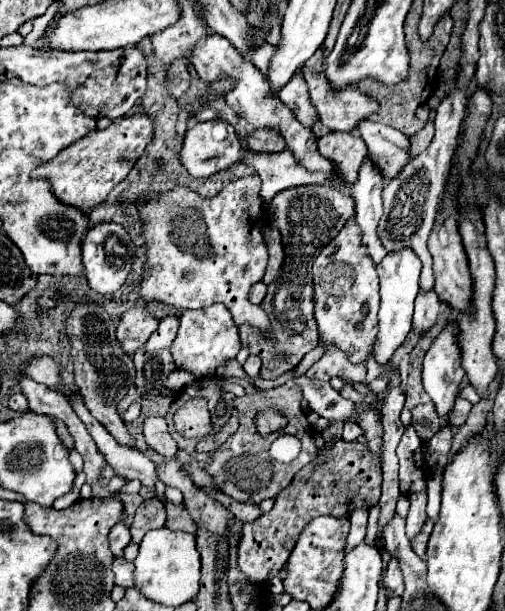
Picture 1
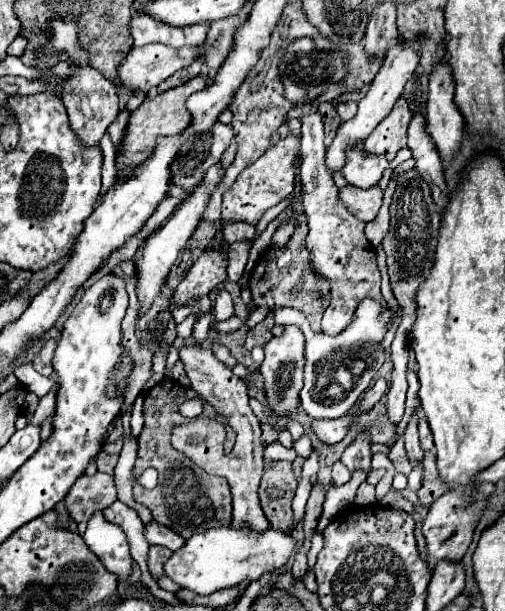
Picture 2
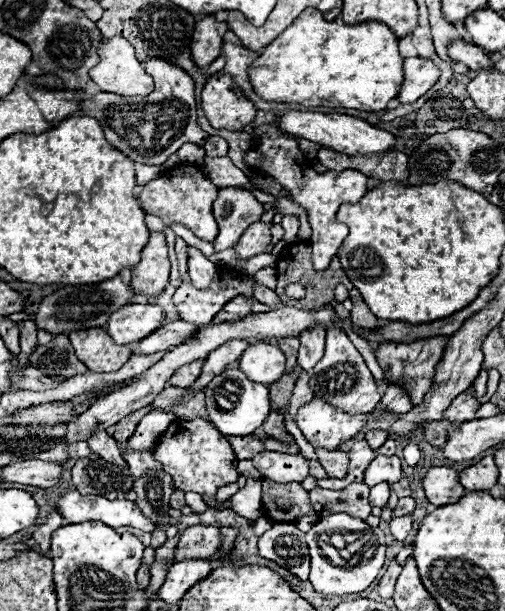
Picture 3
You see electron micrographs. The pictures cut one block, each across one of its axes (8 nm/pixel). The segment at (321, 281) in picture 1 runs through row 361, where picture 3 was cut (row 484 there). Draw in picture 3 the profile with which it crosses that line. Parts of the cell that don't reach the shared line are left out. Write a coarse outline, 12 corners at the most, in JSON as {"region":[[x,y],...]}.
{"region":[[370,486],[344,490],[314,488],[310,504],[326,518],[346,512],[366,520]]}

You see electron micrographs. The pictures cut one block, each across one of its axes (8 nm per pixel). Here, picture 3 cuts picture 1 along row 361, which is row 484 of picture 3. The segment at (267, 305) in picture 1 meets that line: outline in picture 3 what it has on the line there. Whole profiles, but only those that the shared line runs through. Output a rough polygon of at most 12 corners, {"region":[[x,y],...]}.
{"region":[[300,484],[262,490],[262,514],[274,522],[316,516]]}

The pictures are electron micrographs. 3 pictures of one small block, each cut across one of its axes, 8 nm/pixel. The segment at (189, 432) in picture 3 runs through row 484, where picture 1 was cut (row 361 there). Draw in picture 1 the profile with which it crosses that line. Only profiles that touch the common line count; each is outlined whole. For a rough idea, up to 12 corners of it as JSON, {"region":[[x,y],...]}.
{"region":[[220,304],[186,310],[170,346],[196,378],[236,358],[238,328]]}

